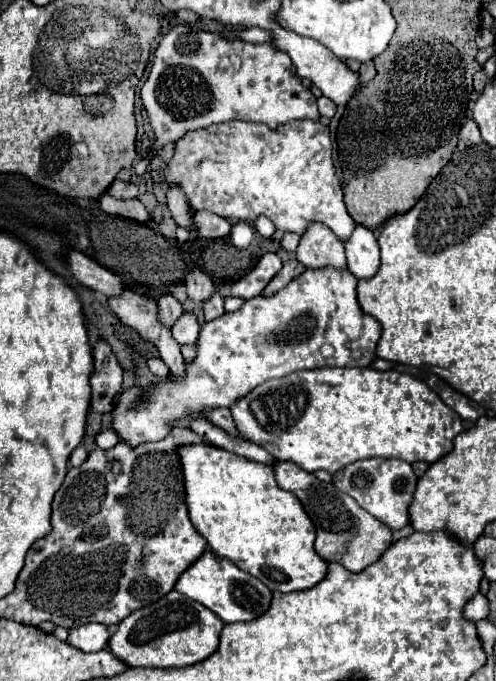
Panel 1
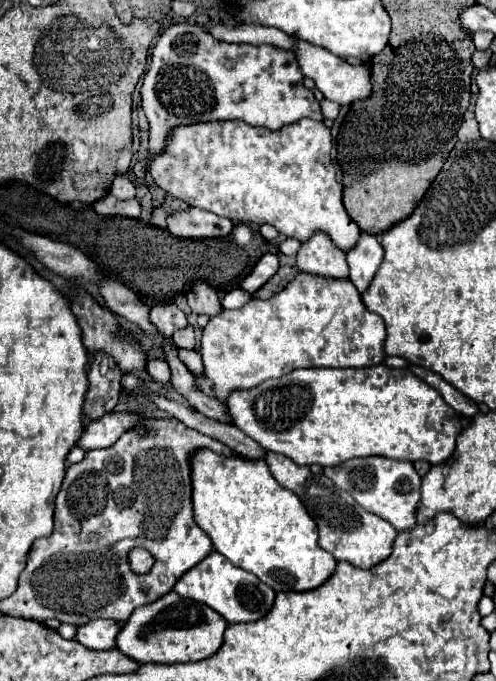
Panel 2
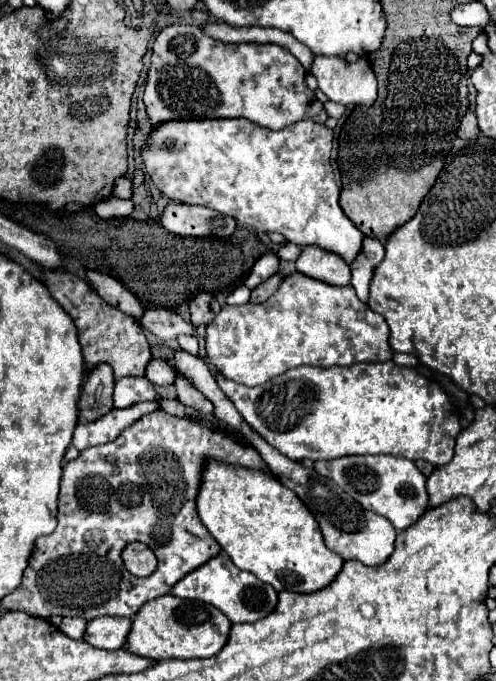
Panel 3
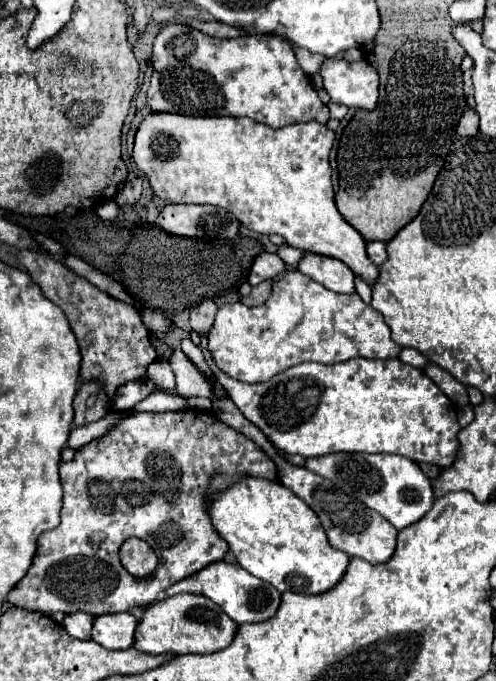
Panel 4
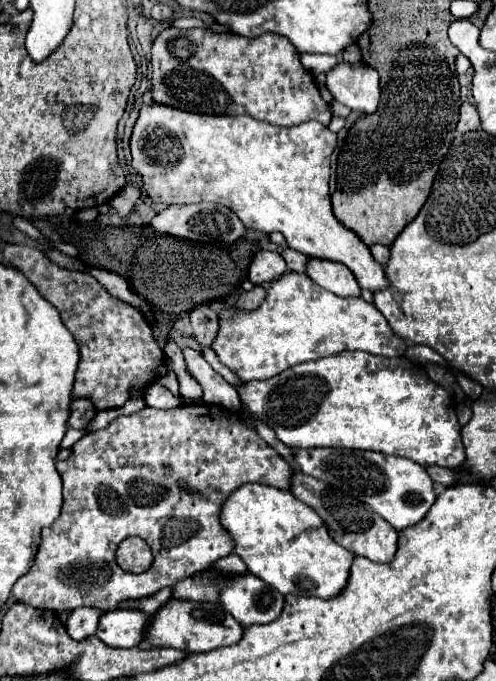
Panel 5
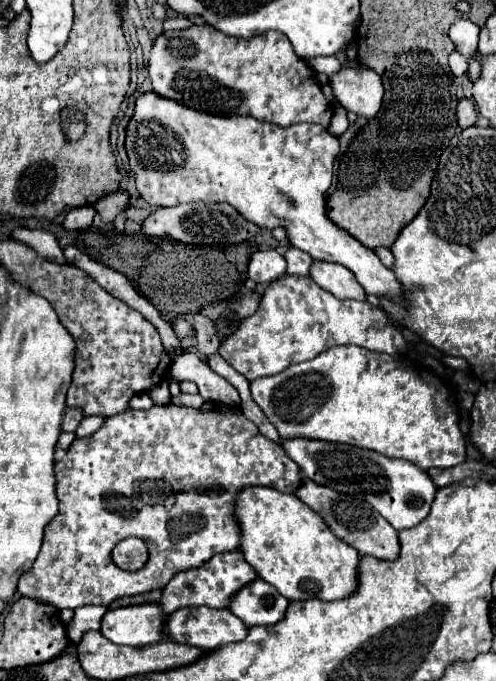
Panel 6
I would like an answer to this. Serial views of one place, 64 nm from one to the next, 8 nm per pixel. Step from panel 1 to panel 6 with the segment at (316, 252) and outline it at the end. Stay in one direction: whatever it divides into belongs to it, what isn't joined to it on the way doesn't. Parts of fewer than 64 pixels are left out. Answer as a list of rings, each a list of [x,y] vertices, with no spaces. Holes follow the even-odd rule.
[[[314,262],[310,270],[310,278],[326,292],[334,294],[340,300],[366,300],[364,288],[354,280],[352,272],[340,264],[324,264],[324,262]]]

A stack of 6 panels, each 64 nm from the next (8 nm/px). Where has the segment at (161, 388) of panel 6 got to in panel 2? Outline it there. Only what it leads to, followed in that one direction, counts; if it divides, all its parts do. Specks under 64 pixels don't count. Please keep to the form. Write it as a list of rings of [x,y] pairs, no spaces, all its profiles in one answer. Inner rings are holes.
[[[110,412],[108,416],[102,416],[100,420],[94,420],[92,424],[86,426],[80,438],[80,446],[84,450],[112,446],[122,432],[134,428],[138,422],[140,422],[138,412]]]

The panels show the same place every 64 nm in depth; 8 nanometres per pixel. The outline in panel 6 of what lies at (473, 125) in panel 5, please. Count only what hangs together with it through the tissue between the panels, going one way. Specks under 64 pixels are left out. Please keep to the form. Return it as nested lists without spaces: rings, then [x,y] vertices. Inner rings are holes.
[[[462,98],[458,102],[458,108],[456,108],[456,118],[458,118],[458,124],[462,128],[468,128],[468,126],[474,126],[476,120],[478,120],[478,114],[476,114],[476,108],[474,108],[474,102],[468,100],[468,98]]]

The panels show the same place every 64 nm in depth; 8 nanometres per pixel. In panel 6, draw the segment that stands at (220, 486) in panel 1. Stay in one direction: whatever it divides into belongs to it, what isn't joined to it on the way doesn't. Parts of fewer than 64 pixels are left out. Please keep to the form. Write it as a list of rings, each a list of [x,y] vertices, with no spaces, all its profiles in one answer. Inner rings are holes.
[[[264,486],[244,488],[236,498],[236,520],[242,530],[240,550],[244,552],[246,562],[258,572],[262,580],[272,584],[288,600],[340,600],[356,592],[360,562],[358,550],[336,538],[322,522],[322,518],[304,502],[300,502],[296,494],[282,494],[274,488]]]

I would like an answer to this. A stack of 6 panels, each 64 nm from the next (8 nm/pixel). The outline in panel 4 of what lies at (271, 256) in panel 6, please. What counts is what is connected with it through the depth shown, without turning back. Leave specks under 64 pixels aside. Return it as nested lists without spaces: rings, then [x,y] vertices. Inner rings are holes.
[[[262,252],[256,256],[252,268],[250,268],[250,276],[248,276],[248,284],[256,286],[264,280],[274,280],[282,270],[284,270],[284,262],[280,260],[278,254],[270,254],[270,252]]]

